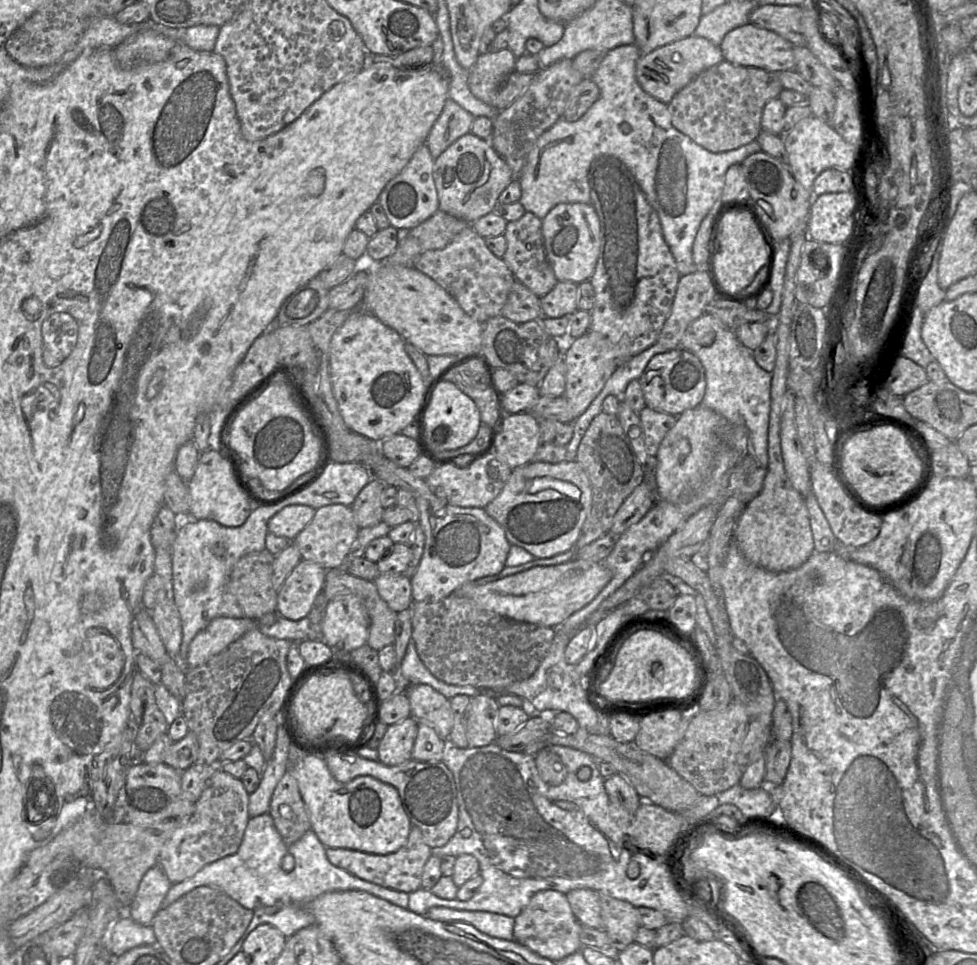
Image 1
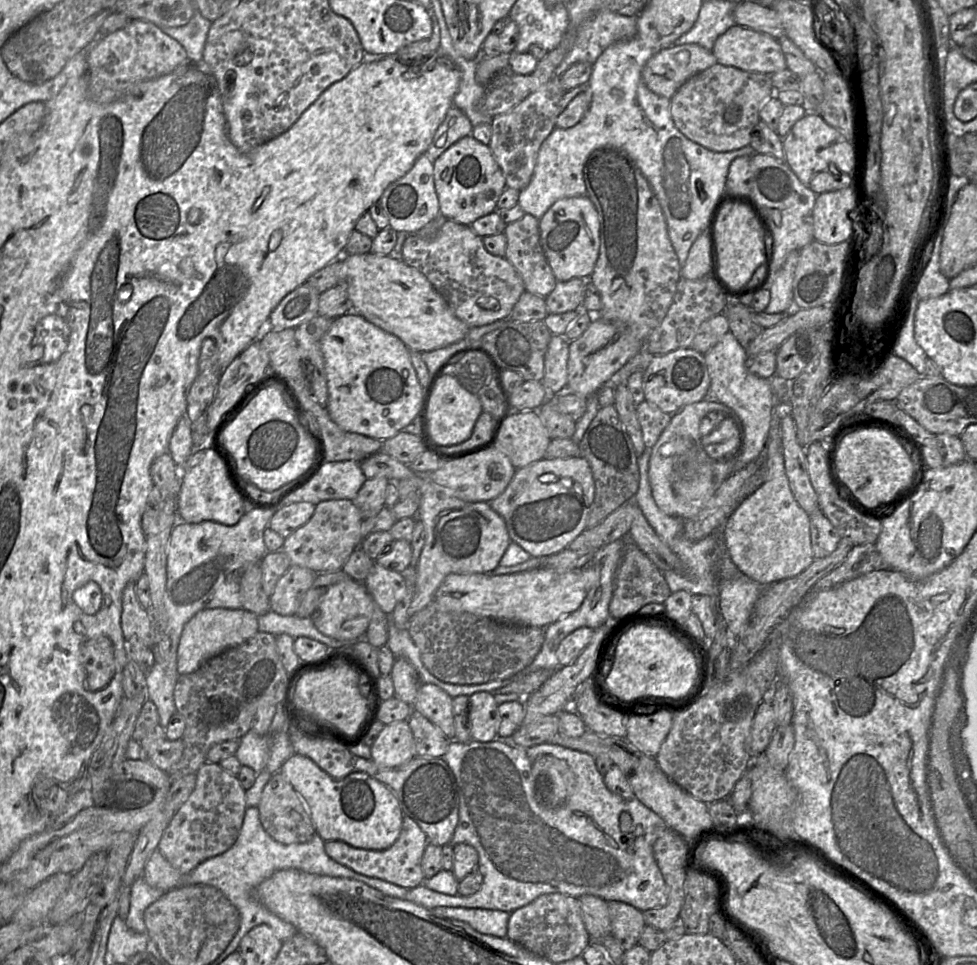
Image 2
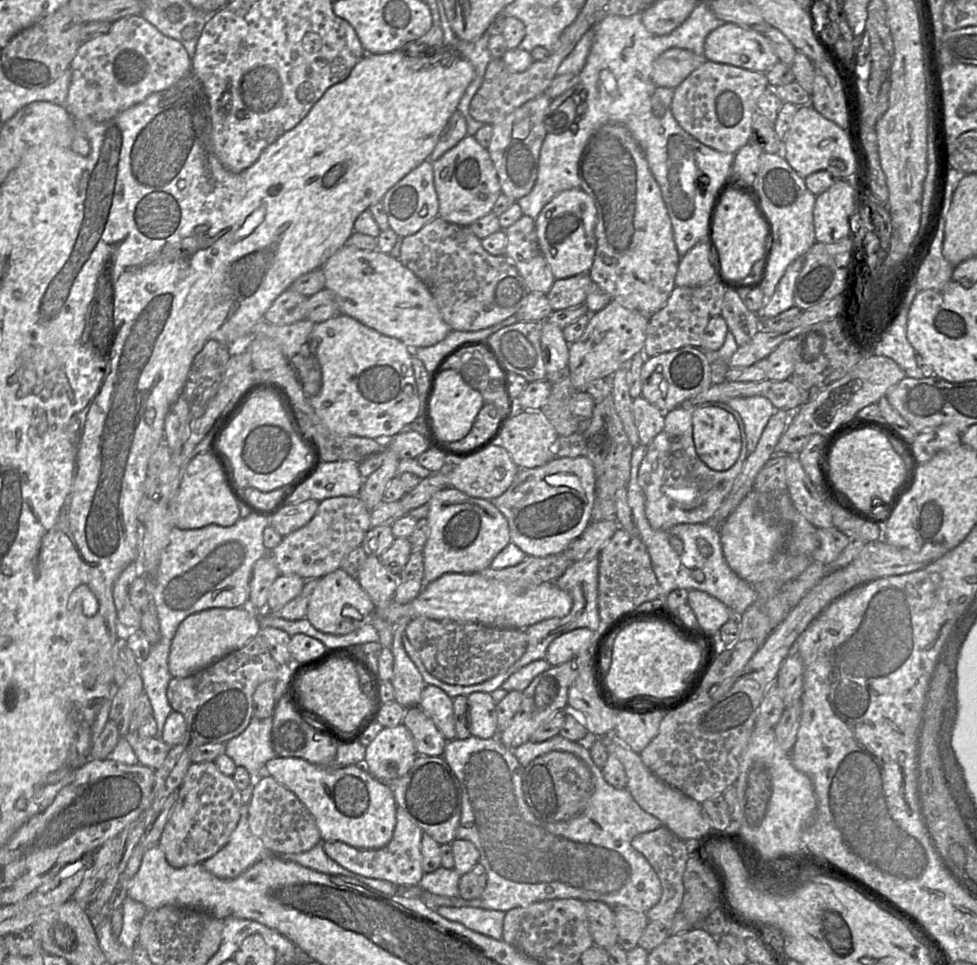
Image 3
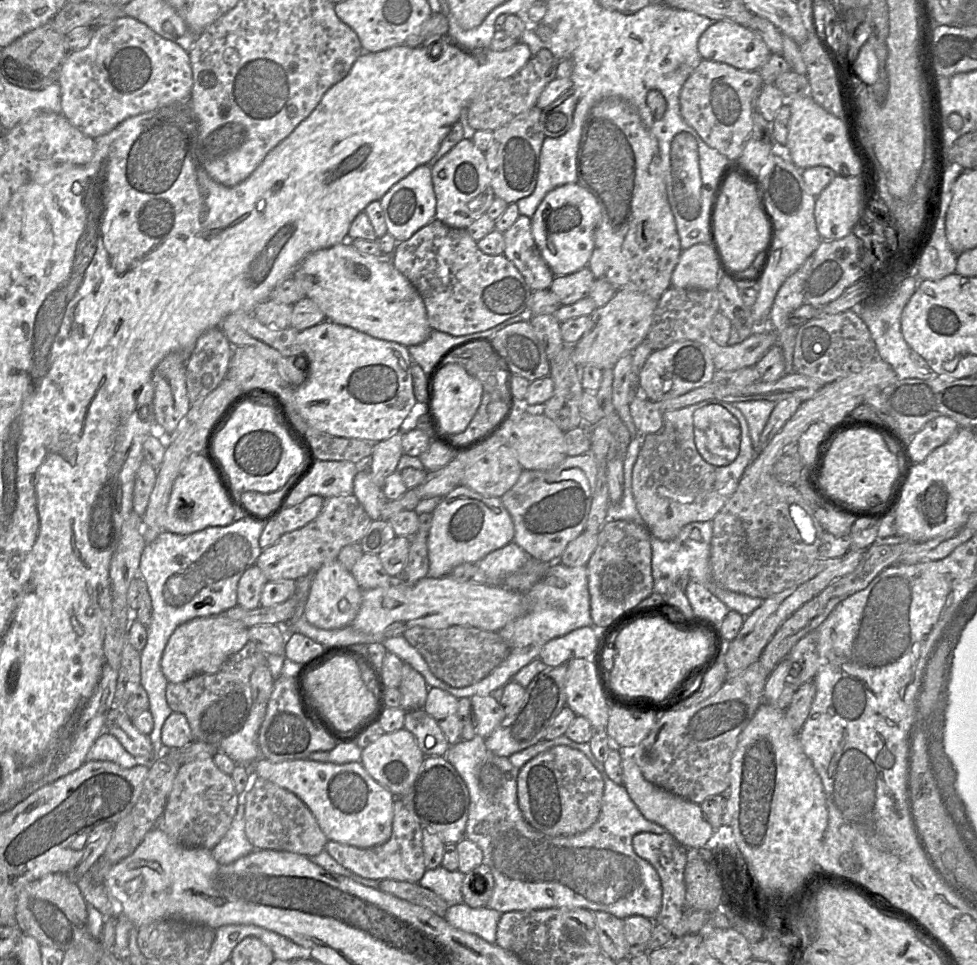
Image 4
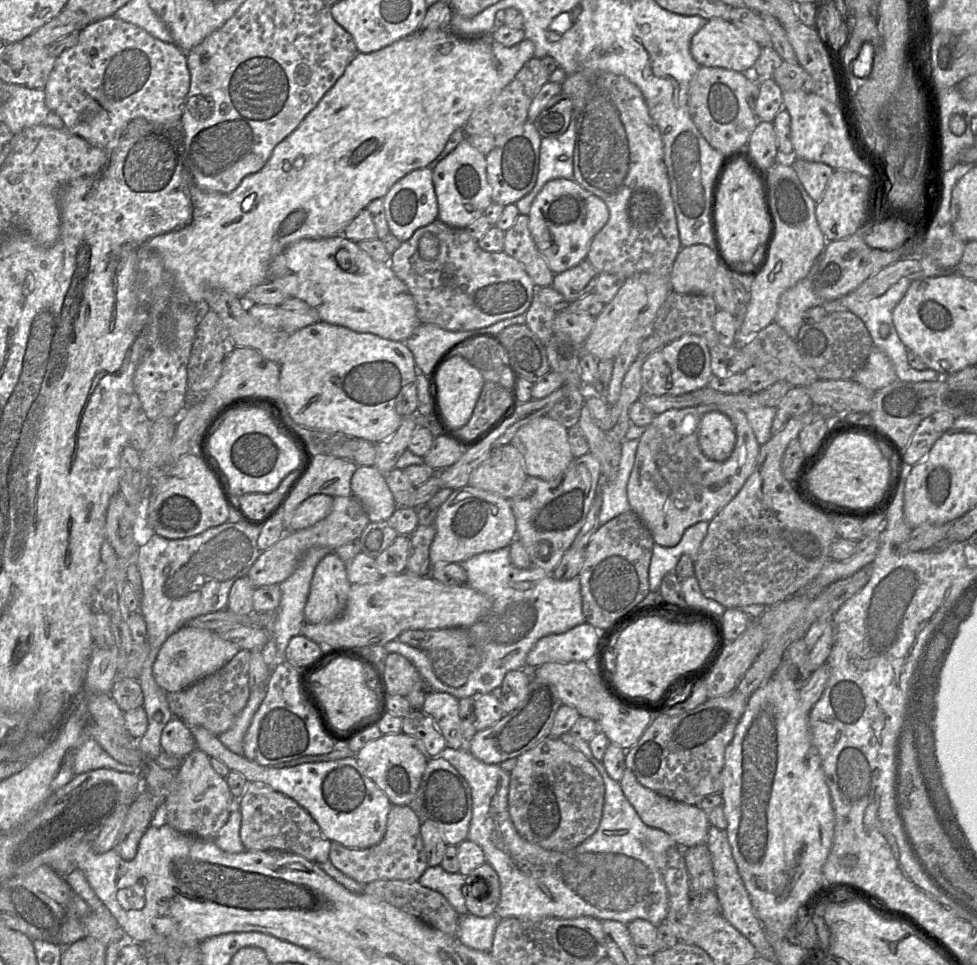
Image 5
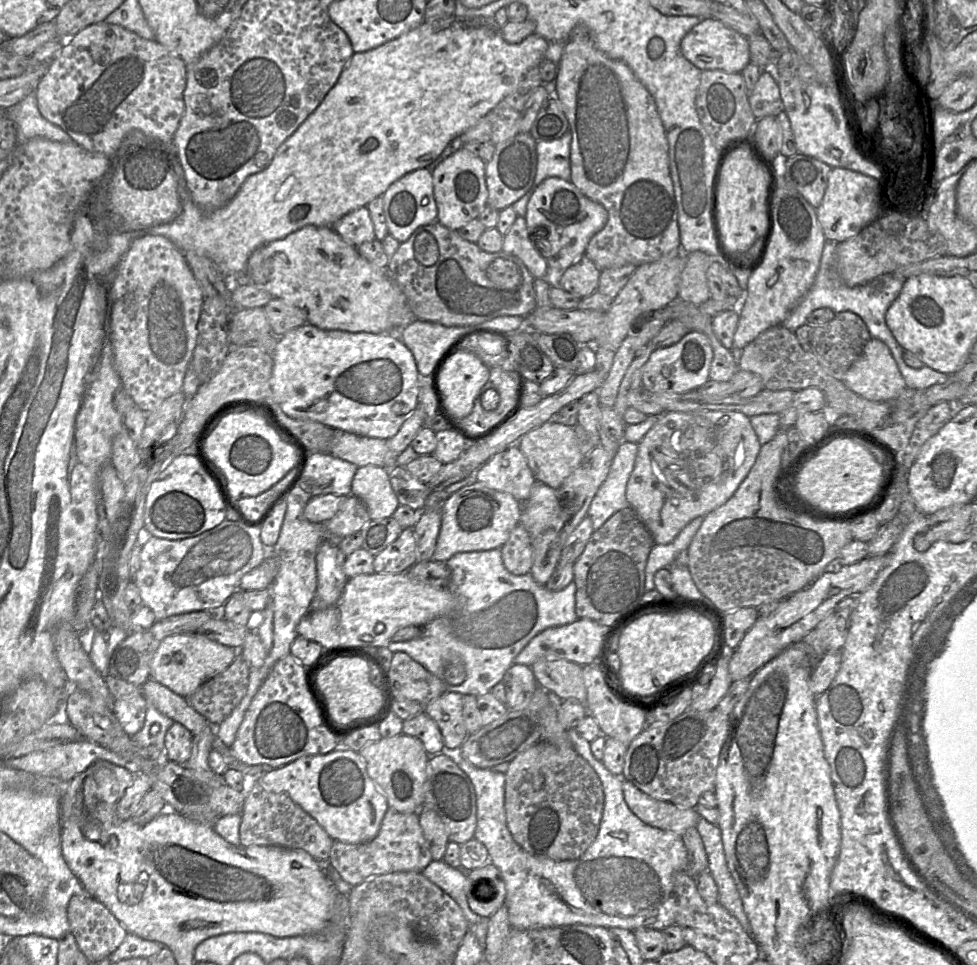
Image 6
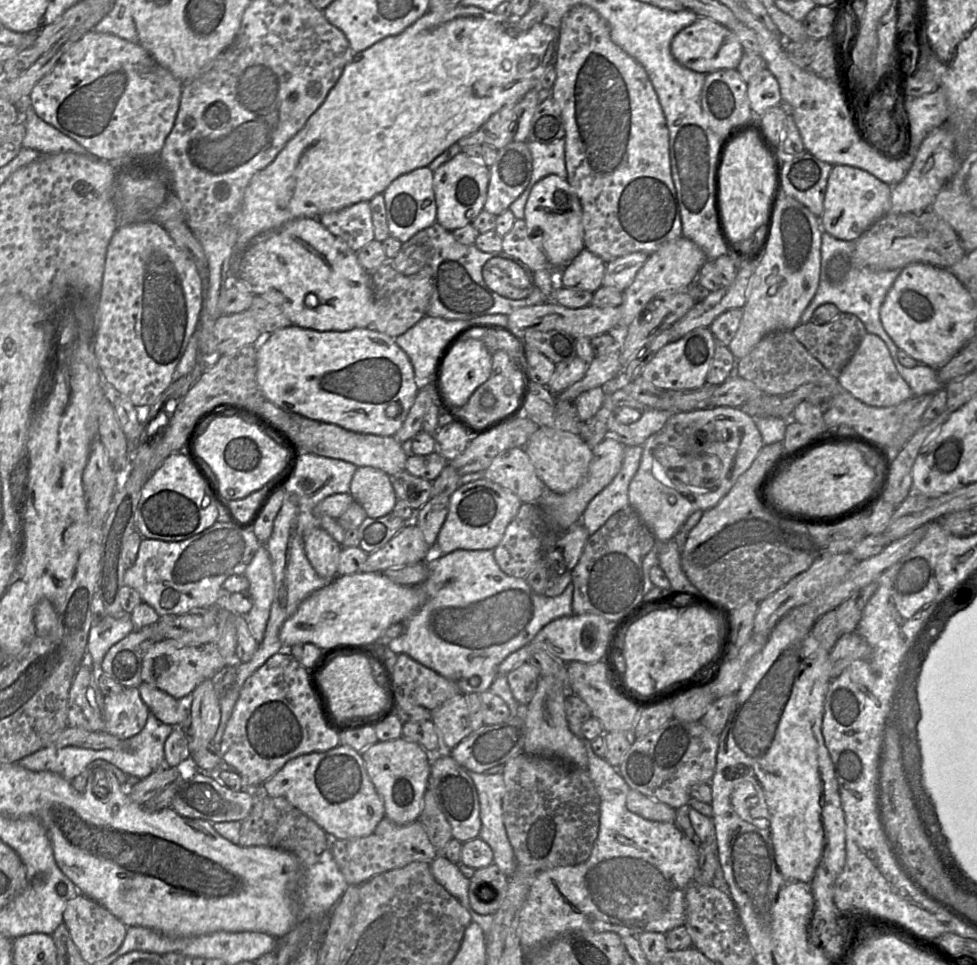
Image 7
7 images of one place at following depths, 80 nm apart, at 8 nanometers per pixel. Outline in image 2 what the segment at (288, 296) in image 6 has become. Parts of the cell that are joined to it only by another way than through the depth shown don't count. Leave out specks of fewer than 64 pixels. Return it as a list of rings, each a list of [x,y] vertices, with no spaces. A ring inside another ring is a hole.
[[[372,252],[342,256],[343,279],[337,285],[344,286],[353,304],[353,311],[366,320],[401,339],[409,350],[419,352],[446,347],[462,340],[470,328],[453,313],[443,296],[416,268],[402,259]]]

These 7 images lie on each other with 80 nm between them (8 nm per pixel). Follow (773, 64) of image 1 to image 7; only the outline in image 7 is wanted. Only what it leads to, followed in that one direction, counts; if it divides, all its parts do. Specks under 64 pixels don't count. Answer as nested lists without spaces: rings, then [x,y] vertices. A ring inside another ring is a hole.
[[[698,17],[693,24],[673,37],[670,51],[682,66],[695,72],[709,74],[718,70],[737,69],[744,49],[730,29],[710,18]]]

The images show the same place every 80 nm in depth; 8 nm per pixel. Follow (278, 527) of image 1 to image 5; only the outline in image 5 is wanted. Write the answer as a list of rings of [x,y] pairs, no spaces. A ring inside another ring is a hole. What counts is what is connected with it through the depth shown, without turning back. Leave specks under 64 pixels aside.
[[[315,494],[304,500],[295,510],[289,531],[297,531],[326,518],[333,506],[334,498],[326,494]]]

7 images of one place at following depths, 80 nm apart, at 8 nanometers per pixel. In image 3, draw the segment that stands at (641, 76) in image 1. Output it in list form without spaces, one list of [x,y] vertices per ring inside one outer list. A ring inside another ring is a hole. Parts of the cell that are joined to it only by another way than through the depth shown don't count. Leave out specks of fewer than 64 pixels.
[[[668,49],[654,61],[652,81],[657,86],[676,89],[706,61],[704,55],[698,55],[687,49]]]

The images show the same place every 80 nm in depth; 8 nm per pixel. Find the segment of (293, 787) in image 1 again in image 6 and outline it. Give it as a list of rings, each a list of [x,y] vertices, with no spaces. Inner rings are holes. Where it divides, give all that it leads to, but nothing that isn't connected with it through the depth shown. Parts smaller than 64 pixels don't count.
[[[250,780],[245,791],[240,842],[242,846],[279,846],[303,850],[319,863],[326,864],[333,839],[288,794],[268,792],[256,780]]]

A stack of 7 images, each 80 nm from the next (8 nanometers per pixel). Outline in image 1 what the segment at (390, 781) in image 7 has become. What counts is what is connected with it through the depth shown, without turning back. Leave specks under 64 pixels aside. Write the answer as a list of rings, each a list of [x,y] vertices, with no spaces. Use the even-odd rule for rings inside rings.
[[[409,717],[389,725],[377,748],[378,761],[386,766],[396,766],[412,759],[418,723],[414,717]]]

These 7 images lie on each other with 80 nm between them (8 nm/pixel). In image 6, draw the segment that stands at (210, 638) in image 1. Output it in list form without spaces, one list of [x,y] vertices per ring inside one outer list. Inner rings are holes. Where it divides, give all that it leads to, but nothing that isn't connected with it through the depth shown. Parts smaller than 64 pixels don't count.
[[[180,633],[160,643],[150,662],[150,678],[186,698],[203,683],[228,668],[237,654],[238,649],[224,646],[203,634]]]

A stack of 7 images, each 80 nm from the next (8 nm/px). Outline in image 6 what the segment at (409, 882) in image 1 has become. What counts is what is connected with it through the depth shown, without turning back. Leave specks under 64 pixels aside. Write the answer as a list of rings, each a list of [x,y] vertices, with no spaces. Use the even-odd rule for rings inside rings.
[[[388,808],[377,836],[361,844],[333,840],[328,865],[335,868],[352,888],[378,875],[395,872],[422,872],[432,862],[431,852],[420,826],[418,813],[401,813]]]

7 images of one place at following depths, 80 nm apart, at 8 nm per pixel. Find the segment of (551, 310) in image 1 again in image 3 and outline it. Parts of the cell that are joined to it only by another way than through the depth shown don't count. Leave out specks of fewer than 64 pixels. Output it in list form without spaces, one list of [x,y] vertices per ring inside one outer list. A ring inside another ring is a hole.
[[[588,273],[565,279],[555,279],[546,294],[553,311],[563,310],[585,303],[592,280]]]

